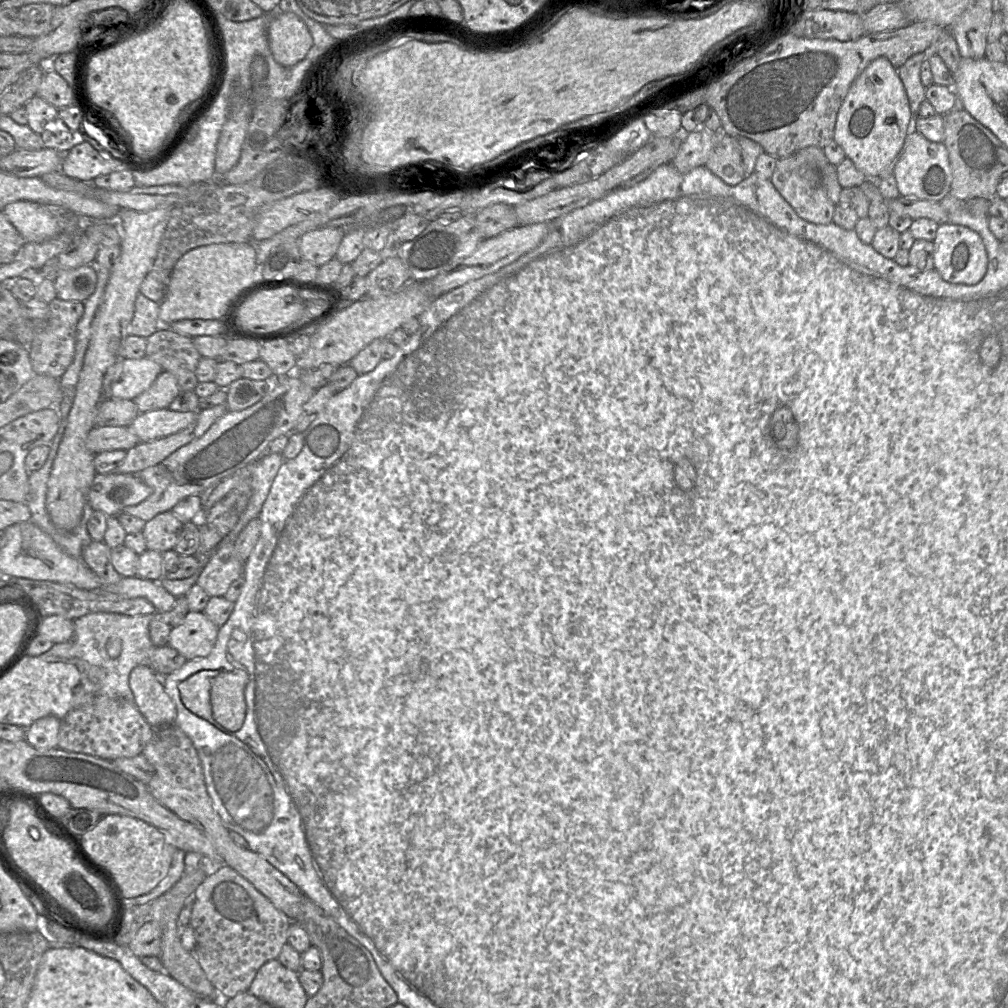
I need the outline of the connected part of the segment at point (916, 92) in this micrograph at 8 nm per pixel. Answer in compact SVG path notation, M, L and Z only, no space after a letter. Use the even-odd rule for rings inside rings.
M933 48L910 57L897 71L904 85L912 117L918 116L921 103L925 100L925 90L920 77L922 63L933 54Z

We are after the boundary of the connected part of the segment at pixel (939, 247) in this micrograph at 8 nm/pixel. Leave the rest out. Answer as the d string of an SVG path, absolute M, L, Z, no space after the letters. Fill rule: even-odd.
M943 223L939 224L934 245L934 269L949 283L974 285L984 277L987 266L987 252L981 236L968 227Z

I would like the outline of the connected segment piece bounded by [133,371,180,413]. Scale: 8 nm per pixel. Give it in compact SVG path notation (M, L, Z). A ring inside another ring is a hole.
M162 371L151 386L133 401L139 413L168 408L178 396L180 389L176 377Z

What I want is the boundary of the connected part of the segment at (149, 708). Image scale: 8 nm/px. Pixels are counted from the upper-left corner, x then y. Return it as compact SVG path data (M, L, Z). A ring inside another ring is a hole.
M138 665L130 673L129 686L139 711L155 728L175 724L177 710L165 692L162 677L150 666Z

